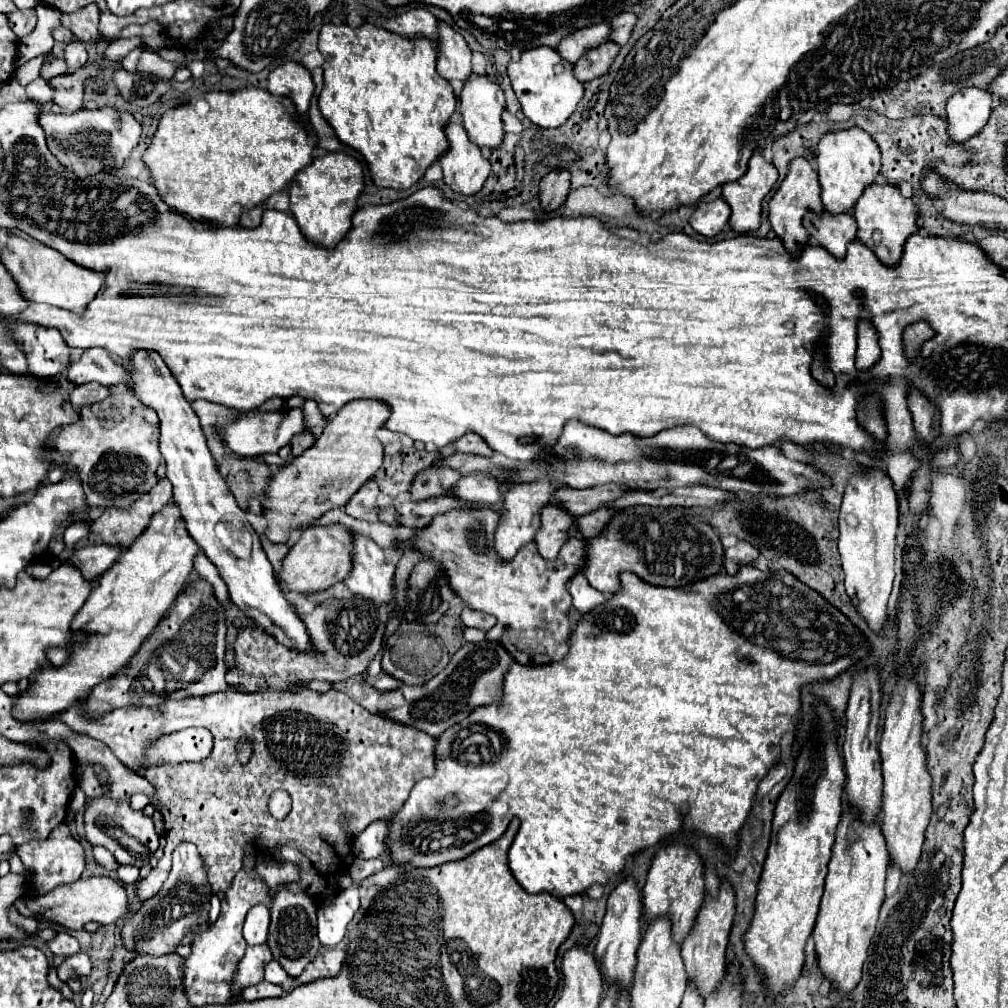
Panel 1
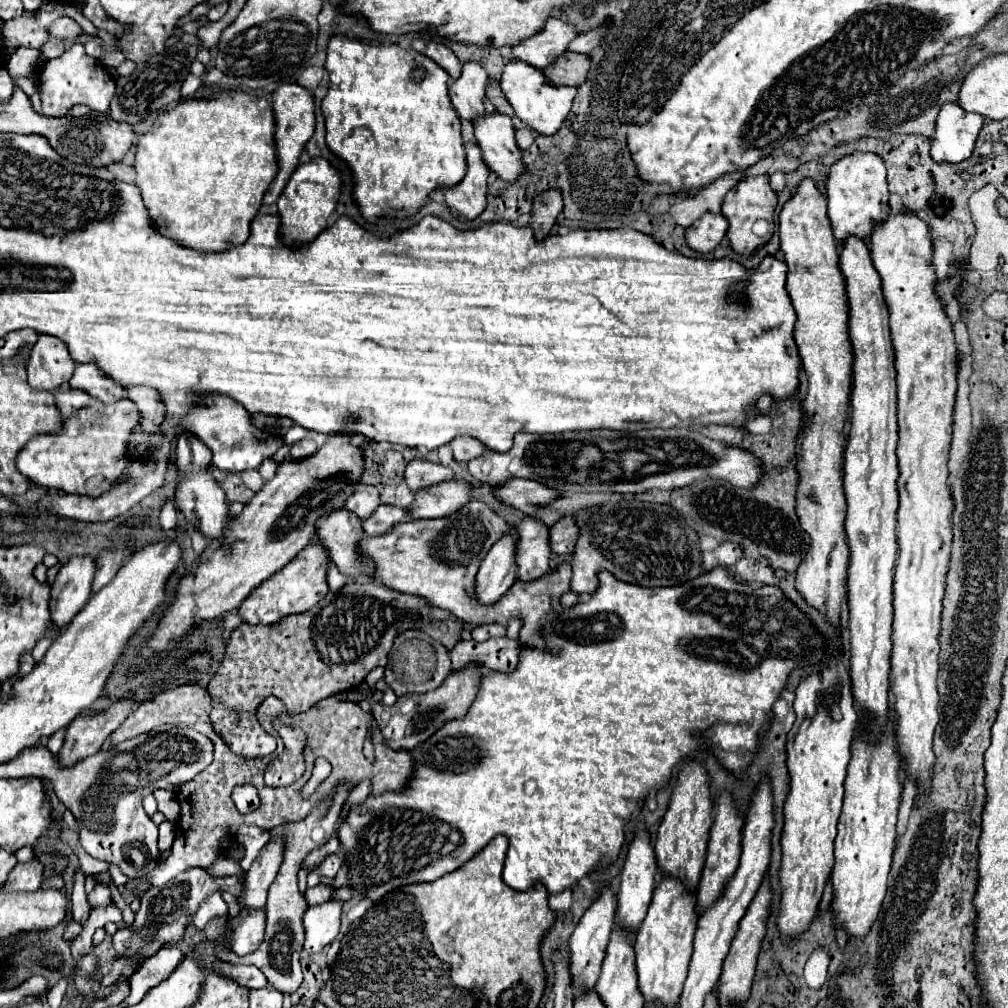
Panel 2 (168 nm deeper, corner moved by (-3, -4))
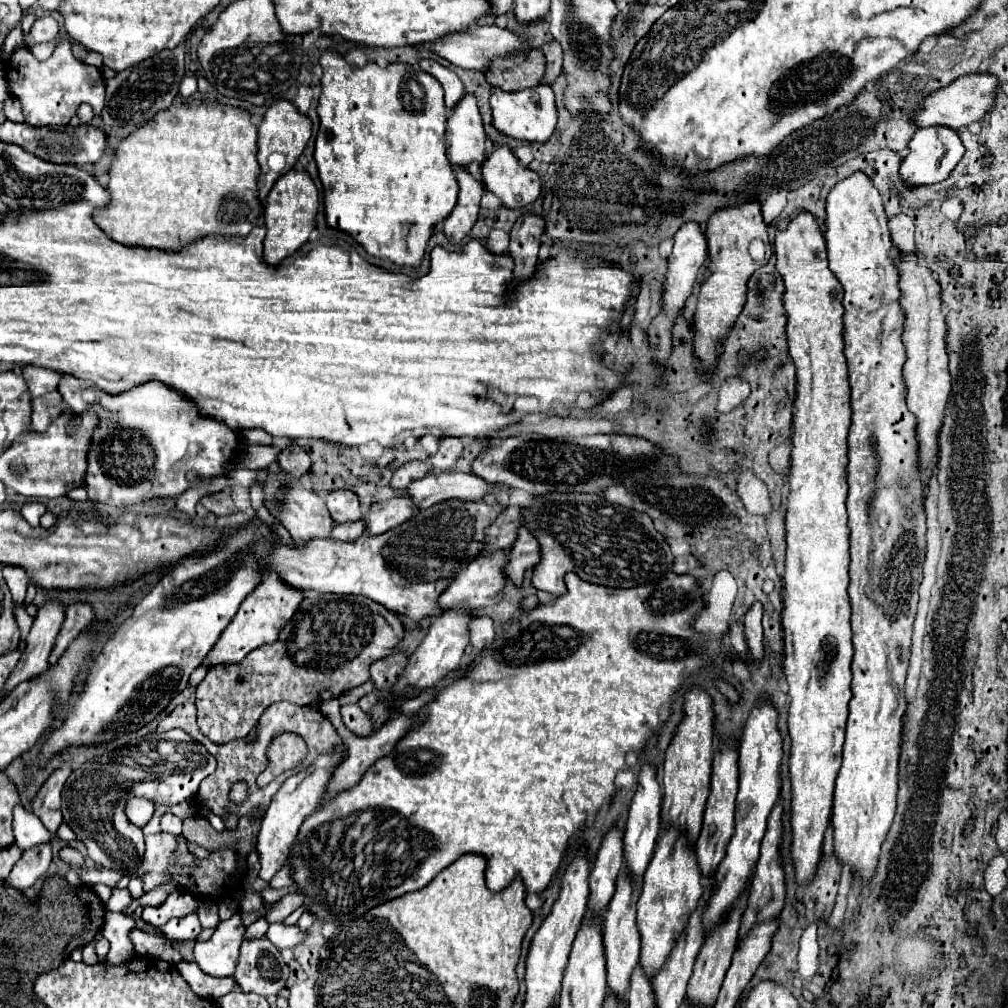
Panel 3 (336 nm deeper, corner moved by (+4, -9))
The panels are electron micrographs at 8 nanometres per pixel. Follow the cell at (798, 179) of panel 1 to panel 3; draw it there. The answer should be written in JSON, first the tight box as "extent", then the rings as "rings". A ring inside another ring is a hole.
{"extent":[775,211,853,883],"rings":[[[801,211],[795,219],[791,219],[789,227],[785,231],[777,231],[775,235],[775,257],[777,257],[777,271],[783,275],[785,283],[785,295],[783,303],[787,309],[787,341],[789,341],[789,353],[793,361],[797,363],[797,411],[793,415],[795,431],[793,431],[793,463],[789,473],[789,499],[787,499],[787,569],[785,569],[785,611],[783,611],[783,631],[785,631],[785,673],[789,679],[789,735],[791,735],[791,757],[789,757],[789,771],[791,771],[791,827],[793,827],[793,861],[795,861],[795,873],[799,883],[807,883],[813,879],[817,863],[821,859],[821,845],[823,835],[829,825],[829,815],[833,809],[833,791],[835,791],[835,775],[841,765],[841,747],[843,747],[843,735],[845,735],[845,723],[847,723],[847,703],[851,699],[851,659],[853,659],[853,643],[851,643],[851,603],[847,595],[849,585],[849,527],[847,527],[847,433],[851,425],[851,391],[849,391],[849,379],[847,379],[847,361],[843,353],[843,287],[837,281],[837,277],[827,267],[827,251],[825,251],[825,239],[819,229],[819,223],[809,215],[807,211]]]}

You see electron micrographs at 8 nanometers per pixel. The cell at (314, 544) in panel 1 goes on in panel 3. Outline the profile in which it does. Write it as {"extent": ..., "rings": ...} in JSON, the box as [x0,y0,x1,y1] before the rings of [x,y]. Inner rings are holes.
{"extent":[201,575,303,667],"rings":[[[261,575],[259,585],[245,597],[237,615],[225,627],[219,641],[213,645],[213,649],[207,653],[207,657],[203,659],[201,665],[217,667],[217,665],[239,663],[249,651],[253,651],[265,643],[273,643],[277,639],[281,627],[285,627],[285,623],[293,617],[293,613],[297,611],[301,601],[303,601],[303,593],[289,591],[287,587],[281,587],[281,581],[277,579],[277,575]]]}

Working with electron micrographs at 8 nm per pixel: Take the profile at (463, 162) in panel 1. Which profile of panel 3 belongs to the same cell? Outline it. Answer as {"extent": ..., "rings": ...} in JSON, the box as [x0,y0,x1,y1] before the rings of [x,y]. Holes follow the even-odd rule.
{"extent":[443,171,483,243],"rings":[[[469,171],[457,173],[459,183],[459,199],[451,215],[443,221],[443,233],[451,243],[459,243],[475,225],[479,213],[479,201],[483,195],[483,187]]]}

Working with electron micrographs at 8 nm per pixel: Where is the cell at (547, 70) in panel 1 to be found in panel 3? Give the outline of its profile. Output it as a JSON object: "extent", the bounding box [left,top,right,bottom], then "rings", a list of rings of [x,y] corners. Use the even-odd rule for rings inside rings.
{"extent":[491,85,557,143],"rings":[[[537,85],[531,89],[521,89],[521,91],[493,91],[491,95],[491,115],[493,115],[493,127],[517,141],[527,141],[527,143],[545,143],[555,129],[557,123],[557,107],[555,107],[555,95],[553,89],[547,85]]]}

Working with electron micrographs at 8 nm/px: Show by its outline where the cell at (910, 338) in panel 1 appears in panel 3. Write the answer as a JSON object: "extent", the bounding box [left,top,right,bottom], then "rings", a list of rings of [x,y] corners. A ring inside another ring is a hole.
{"extent":[899,255,951,481],"rings":[[[901,255],[899,267],[899,287],[901,287],[901,307],[905,311],[905,331],[903,343],[907,347],[907,363],[903,367],[903,377],[907,383],[907,407],[917,417],[917,441],[919,441],[919,465],[923,481],[931,479],[929,461],[937,451],[937,435],[943,423],[945,403],[951,391],[951,377],[947,369],[947,351],[945,351],[945,317],[941,313],[939,283],[927,267],[919,267],[917,255]]]}

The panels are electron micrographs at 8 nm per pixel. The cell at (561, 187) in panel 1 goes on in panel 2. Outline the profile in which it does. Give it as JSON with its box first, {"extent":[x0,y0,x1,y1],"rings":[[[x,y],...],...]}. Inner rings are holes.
{"extent":[530,188,564,238],"rings":[[[558,188],[546,190],[534,198],[530,226],[536,234],[536,238],[546,238],[550,234],[550,230],[556,222],[556,216],[562,212],[562,208],[564,208],[564,200],[562,200],[562,192]]]}

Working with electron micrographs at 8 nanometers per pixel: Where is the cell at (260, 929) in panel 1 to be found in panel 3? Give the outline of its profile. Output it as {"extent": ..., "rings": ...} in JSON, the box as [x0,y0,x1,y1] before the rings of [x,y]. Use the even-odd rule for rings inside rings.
{"extent":[193,915,245,977],"rings":[[[233,915],[227,921],[221,921],[207,941],[197,941],[193,955],[199,969],[213,977],[231,977],[233,967],[237,965],[239,947],[243,941],[245,925],[241,915]]]}

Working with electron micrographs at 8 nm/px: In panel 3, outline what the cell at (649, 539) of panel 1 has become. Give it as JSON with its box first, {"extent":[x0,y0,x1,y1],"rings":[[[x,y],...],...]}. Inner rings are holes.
{"extent":[523,493,673,595],"rings":[[[549,493],[537,495],[535,501],[523,509],[523,525],[539,541],[541,561],[533,567],[531,583],[535,589],[563,595],[565,581],[563,575],[573,571],[583,581],[605,585],[605,587],[637,587],[641,583],[657,583],[665,577],[673,577],[673,553],[665,543],[665,537],[653,527],[649,515],[641,515],[623,505],[609,503],[601,495],[593,493]]]}

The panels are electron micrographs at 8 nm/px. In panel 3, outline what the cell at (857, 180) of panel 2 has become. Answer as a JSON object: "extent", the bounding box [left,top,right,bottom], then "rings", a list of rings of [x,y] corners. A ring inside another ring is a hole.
{"extent":[827,175,925,883],"rings":[[[851,175],[837,183],[827,197],[827,255],[829,269],[845,289],[845,357],[849,363],[853,423],[849,429],[849,529],[851,529],[851,583],[849,597],[853,605],[853,697],[849,701],[849,721],[843,745],[843,763],[837,773],[833,805],[833,851],[841,863],[861,873],[867,883],[879,859],[881,843],[893,823],[897,795],[897,763],[901,743],[901,717],[907,709],[905,677],[911,655],[913,621],[919,603],[919,585],[925,559],[925,483],[919,469],[917,419],[905,405],[907,385],[903,381],[905,345],[901,341],[905,313],[899,305],[899,271],[891,259],[891,235],[879,191],[867,175]]]}

